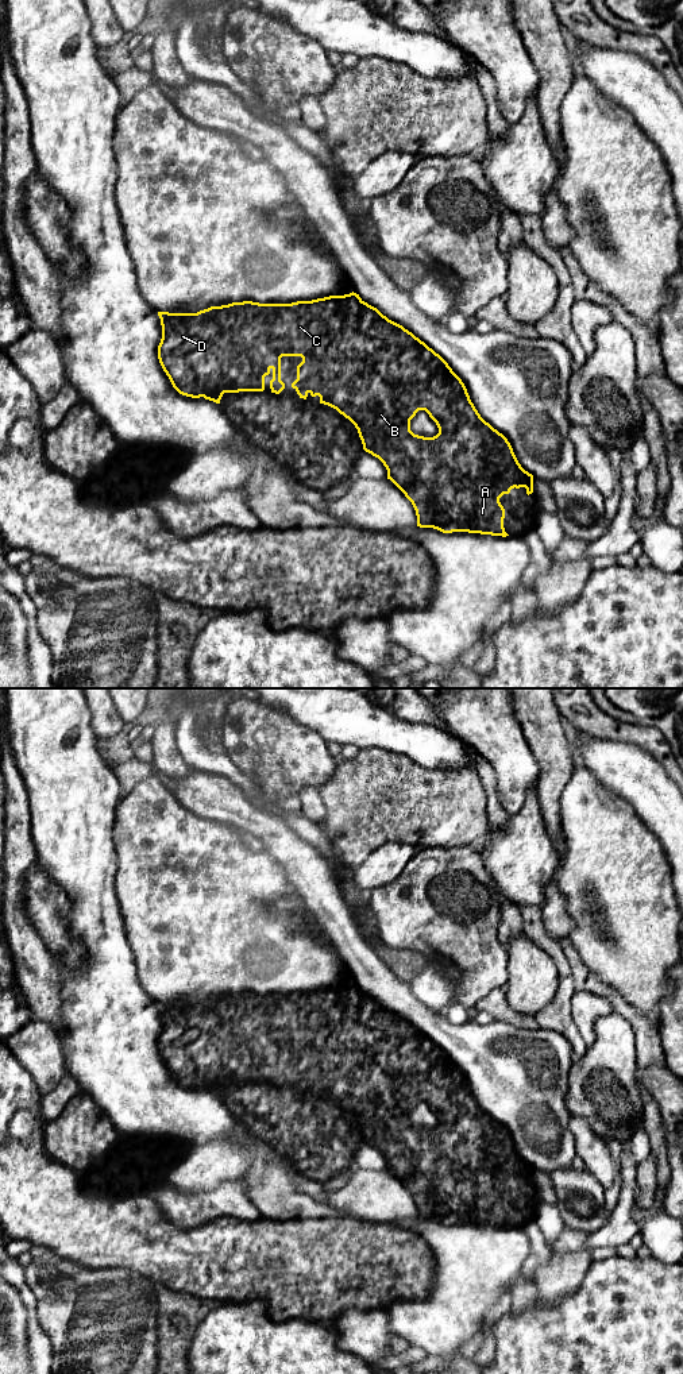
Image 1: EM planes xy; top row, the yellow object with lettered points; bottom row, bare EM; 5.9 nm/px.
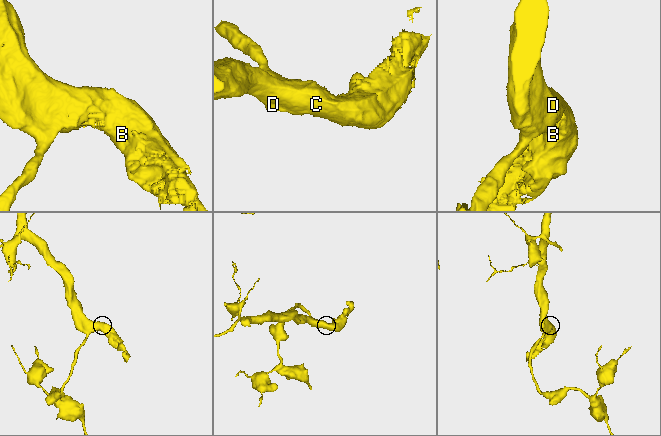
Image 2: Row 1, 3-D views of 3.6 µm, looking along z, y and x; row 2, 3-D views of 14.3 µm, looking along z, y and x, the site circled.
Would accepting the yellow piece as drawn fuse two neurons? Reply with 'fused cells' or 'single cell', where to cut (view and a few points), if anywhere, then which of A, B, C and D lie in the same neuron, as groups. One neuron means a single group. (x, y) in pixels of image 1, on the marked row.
single cell | no cut | A B C D

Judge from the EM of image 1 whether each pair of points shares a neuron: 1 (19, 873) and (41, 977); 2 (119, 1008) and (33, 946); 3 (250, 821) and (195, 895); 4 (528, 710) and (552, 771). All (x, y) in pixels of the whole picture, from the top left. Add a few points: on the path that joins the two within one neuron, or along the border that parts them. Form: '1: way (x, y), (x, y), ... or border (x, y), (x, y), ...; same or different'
1: way (15, 899), (15, 918), (30, 952); same
2: border (58, 964), (61, 996); different
3: border (213, 818), (255, 834), (269, 849); different
4: way (541, 725), (552, 756); same

